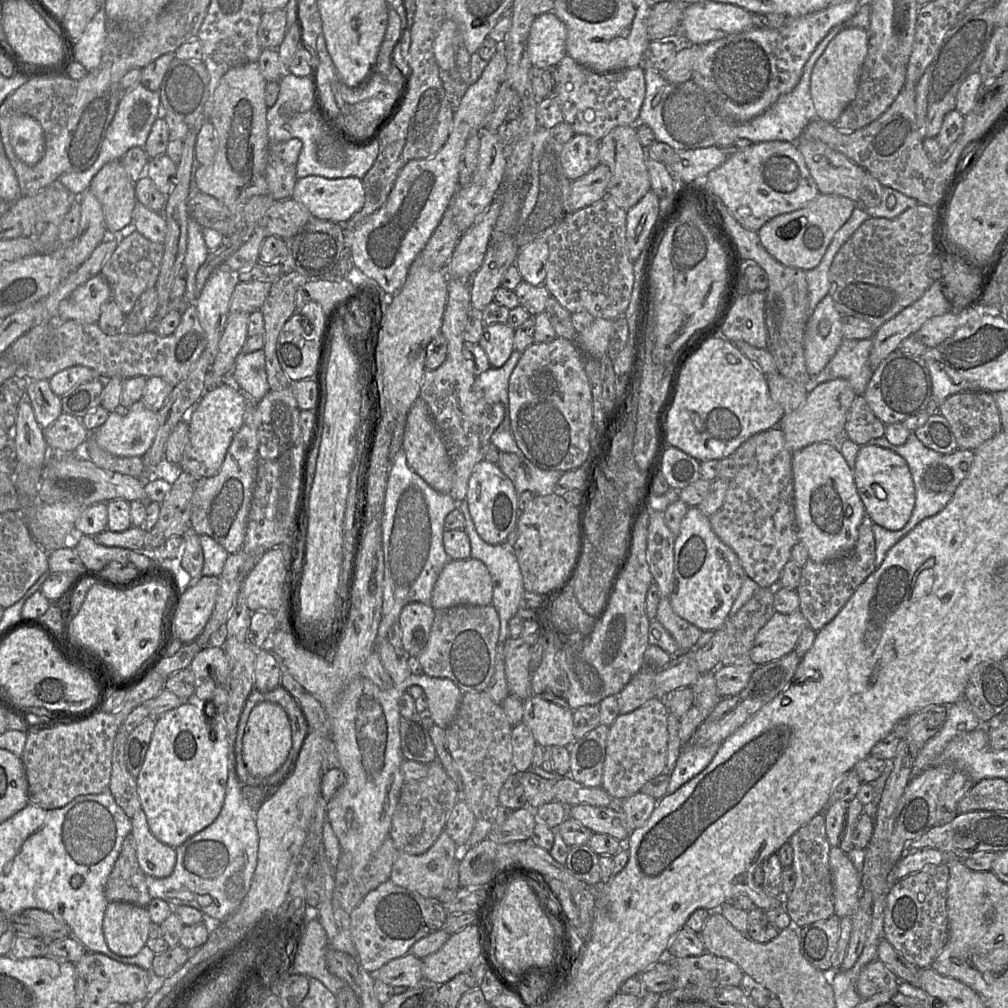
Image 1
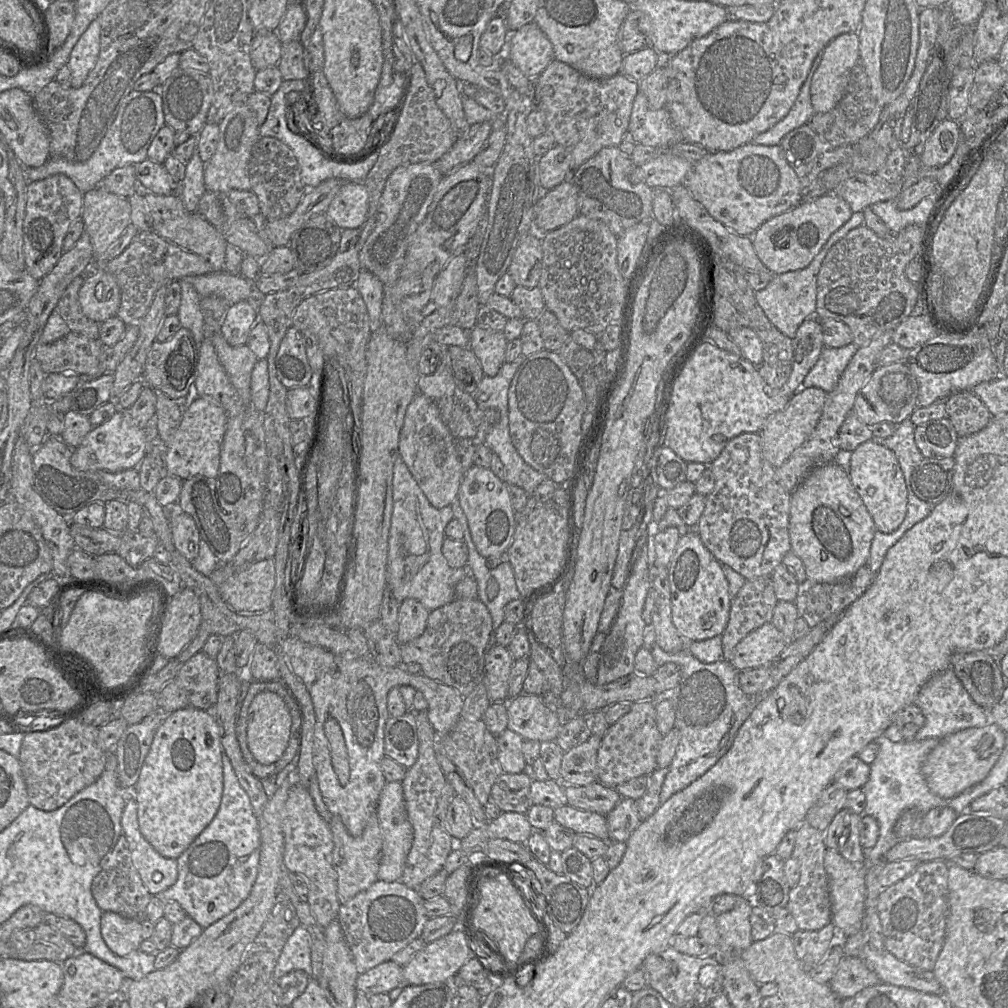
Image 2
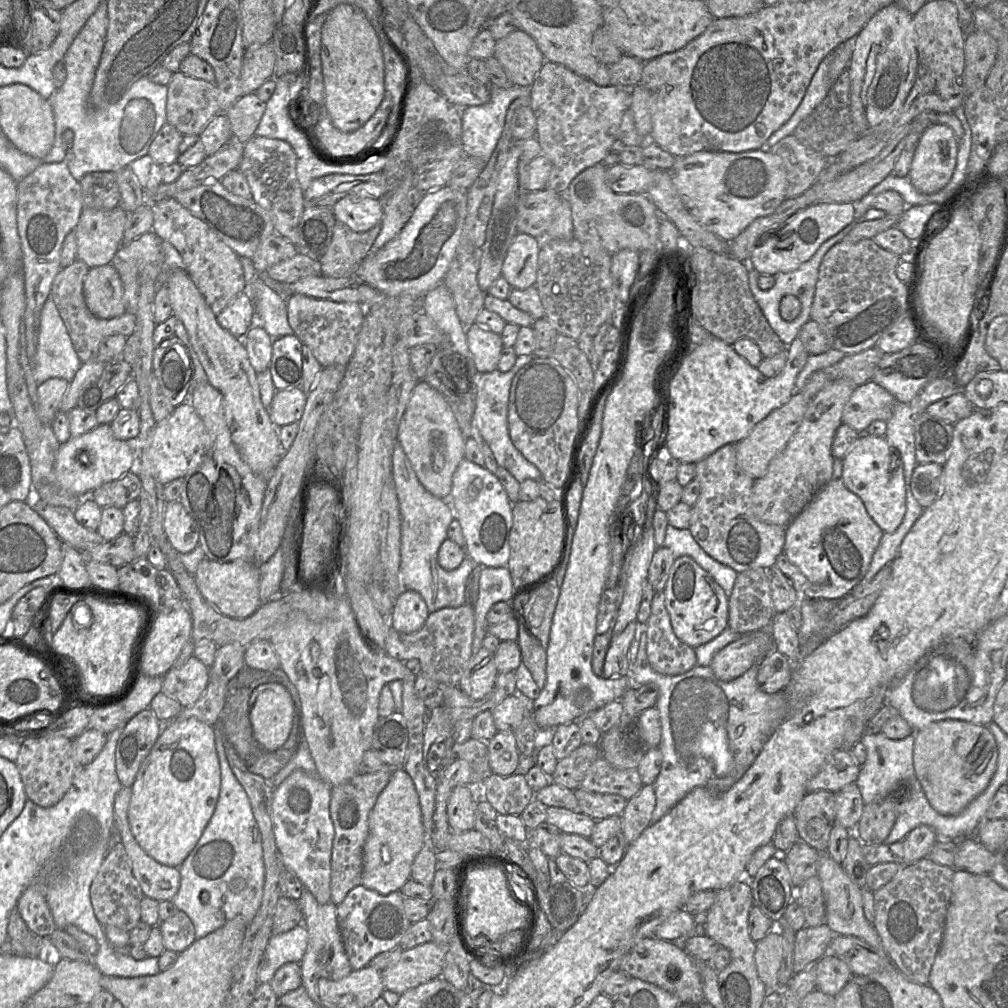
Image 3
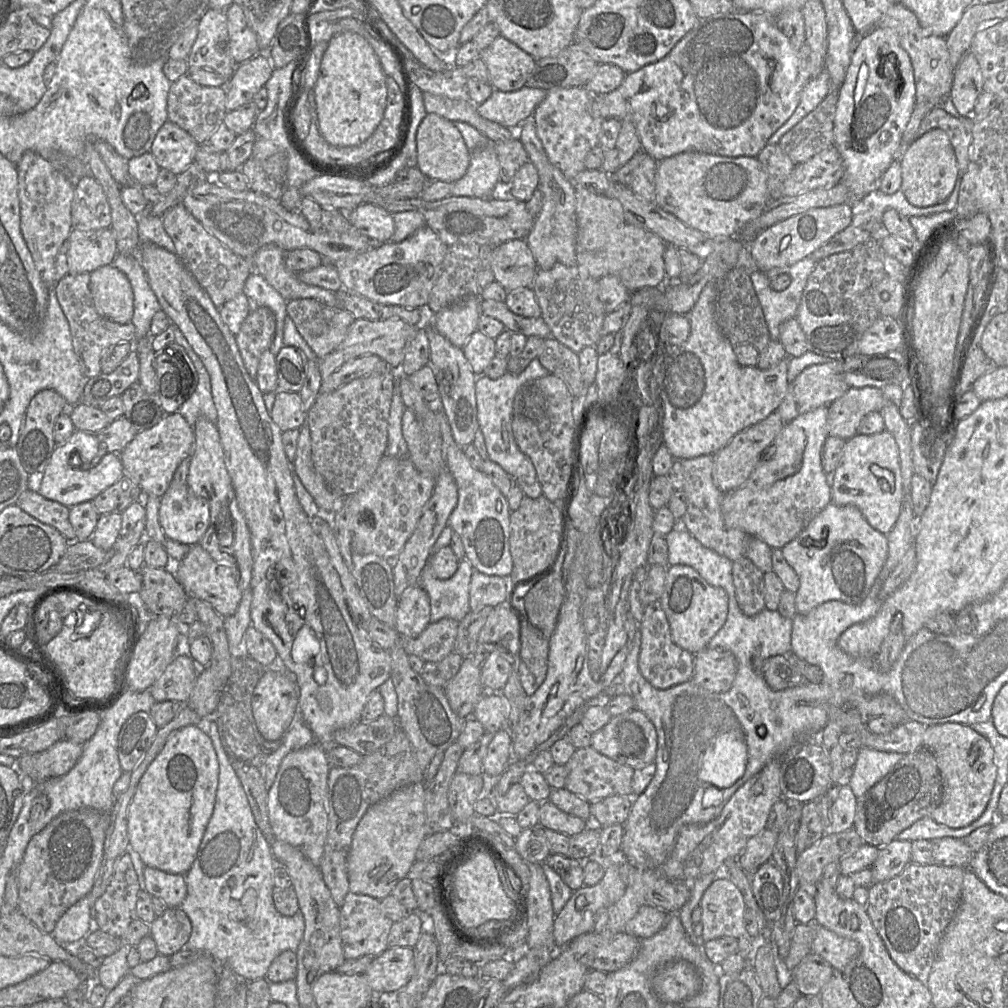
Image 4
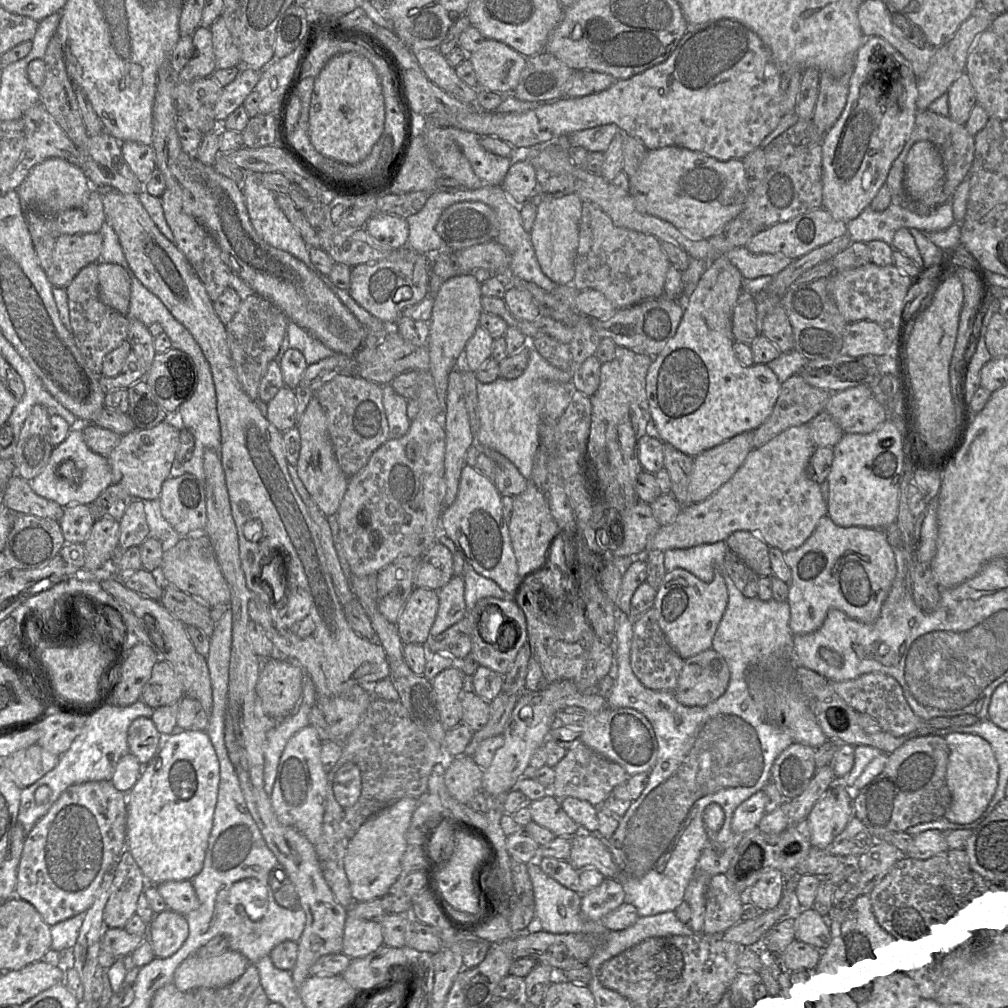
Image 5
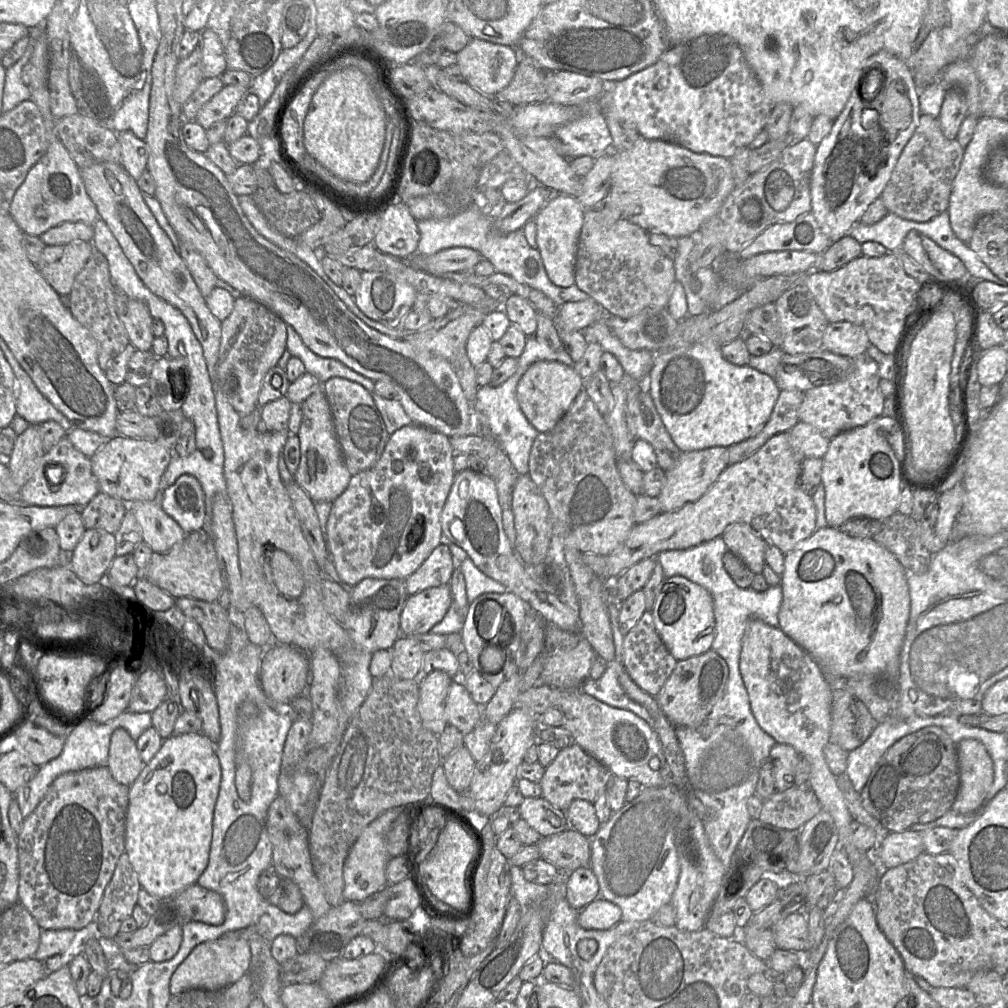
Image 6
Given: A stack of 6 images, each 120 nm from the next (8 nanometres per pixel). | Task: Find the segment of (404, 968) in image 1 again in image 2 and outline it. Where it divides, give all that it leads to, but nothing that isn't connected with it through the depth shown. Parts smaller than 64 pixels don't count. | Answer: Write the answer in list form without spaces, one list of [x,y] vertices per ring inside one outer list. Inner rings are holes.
[[[388,960],[365,973],[359,974],[356,979],[356,990],[367,996],[379,993],[388,993],[397,987],[405,987],[403,966]]]

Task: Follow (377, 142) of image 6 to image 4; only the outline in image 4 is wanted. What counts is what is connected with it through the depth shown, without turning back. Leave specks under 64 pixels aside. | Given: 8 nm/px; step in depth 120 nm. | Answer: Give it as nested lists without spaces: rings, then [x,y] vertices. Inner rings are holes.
[[[344,32],[331,38],[313,88],[319,131],[328,144],[355,146],[373,134],[386,107],[385,76],[378,56],[363,36]]]

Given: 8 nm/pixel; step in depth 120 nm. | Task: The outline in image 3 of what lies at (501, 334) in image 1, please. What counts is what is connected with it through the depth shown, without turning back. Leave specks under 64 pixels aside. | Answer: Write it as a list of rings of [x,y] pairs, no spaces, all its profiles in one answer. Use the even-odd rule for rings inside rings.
[[[477,323],[466,327],[466,340],[475,367],[479,373],[497,370],[503,343],[496,334]]]

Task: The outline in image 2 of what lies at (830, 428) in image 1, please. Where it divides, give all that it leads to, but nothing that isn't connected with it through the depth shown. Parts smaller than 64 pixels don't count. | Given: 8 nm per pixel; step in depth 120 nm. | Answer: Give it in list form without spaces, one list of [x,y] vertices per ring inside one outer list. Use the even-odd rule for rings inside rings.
[[[817,387],[800,388],[759,432],[762,454],[774,468],[781,466],[811,435],[821,417],[826,396],[827,393]]]

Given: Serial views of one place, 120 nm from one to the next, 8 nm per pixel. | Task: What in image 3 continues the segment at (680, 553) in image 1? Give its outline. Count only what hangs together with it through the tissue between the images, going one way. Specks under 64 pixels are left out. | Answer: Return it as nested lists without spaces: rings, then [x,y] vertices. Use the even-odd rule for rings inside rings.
[[[691,557],[675,559],[664,593],[675,635],[693,649],[716,638],[728,627],[729,598],[711,575]]]

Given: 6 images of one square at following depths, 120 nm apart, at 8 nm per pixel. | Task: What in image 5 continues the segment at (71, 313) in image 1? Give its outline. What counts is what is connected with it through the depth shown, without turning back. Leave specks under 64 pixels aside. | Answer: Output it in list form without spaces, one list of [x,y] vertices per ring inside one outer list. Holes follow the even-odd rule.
[[[98,263],[98,291],[100,300],[107,306],[128,315],[131,279],[118,264]]]

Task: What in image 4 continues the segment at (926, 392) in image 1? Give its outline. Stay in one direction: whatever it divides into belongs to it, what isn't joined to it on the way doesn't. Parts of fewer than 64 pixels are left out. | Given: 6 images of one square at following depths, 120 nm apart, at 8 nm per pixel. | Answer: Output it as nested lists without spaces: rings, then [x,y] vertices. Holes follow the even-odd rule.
[[[865,386],[862,388],[849,387],[846,393],[828,405],[827,426],[829,436],[837,436],[848,440],[858,433],[862,418],[872,412],[882,410],[885,396],[880,388]]]

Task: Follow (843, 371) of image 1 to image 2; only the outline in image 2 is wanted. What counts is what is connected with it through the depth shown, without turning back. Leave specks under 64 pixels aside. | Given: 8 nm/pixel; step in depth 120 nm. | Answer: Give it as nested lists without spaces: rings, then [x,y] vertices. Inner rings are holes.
[[[852,342],[839,348],[824,347],[815,365],[802,381],[801,388],[817,387],[831,392],[858,347]]]

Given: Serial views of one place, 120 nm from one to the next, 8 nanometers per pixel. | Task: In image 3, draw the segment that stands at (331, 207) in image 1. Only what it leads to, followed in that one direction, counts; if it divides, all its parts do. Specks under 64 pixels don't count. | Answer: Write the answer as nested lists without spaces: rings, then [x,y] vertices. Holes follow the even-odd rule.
[[[347,195],[331,208],[337,222],[354,232],[366,232],[382,222],[381,201],[371,197]]]

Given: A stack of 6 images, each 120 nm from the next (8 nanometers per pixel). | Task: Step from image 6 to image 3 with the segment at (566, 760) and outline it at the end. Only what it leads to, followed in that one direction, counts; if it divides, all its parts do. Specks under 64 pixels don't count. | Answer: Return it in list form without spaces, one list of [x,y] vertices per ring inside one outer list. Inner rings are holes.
[[[600,756],[588,769],[578,789],[616,794],[629,801],[642,787],[643,783],[636,768],[617,769]]]

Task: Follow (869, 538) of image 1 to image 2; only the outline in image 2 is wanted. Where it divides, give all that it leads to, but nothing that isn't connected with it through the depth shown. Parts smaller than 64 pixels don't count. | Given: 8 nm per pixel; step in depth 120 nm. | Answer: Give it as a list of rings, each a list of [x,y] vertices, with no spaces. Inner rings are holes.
[[[865,564],[853,575],[833,583],[818,583],[807,578],[799,583],[795,601],[799,616],[810,628],[831,616],[841,616],[872,584],[875,576],[876,573]]]

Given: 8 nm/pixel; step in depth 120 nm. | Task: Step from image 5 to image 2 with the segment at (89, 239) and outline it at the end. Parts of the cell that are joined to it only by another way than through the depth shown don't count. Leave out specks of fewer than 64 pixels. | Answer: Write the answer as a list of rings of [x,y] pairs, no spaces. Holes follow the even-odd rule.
[[[97,186],[84,193],[81,218],[84,221],[85,231],[91,239],[94,260],[103,254],[114,243],[131,223],[131,205],[128,198],[121,197]]]

